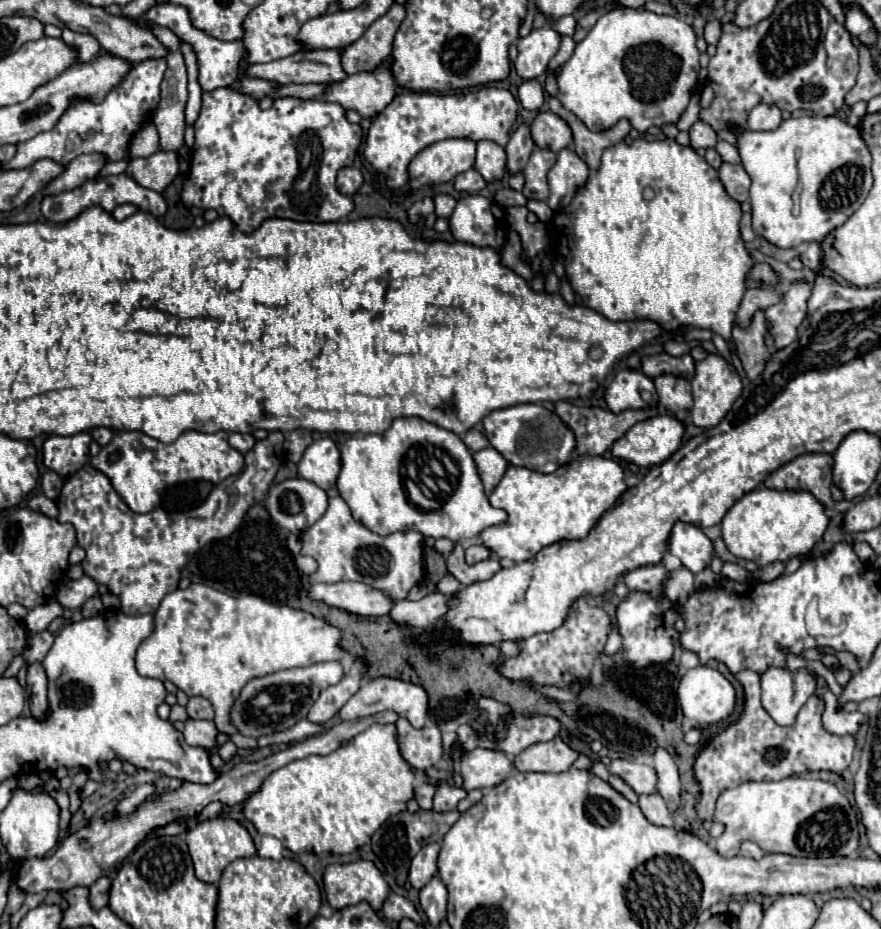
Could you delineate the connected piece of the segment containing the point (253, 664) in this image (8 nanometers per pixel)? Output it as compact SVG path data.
M206 584L168 594L154 614L154 632L140 644L136 668L142 676L170 680L188 696L204 696L214 706L218 732L234 734L228 712L244 684L254 676L266 676L294 666L344 660L342 632L326 620L304 610L278 606L258 596L232 598Z

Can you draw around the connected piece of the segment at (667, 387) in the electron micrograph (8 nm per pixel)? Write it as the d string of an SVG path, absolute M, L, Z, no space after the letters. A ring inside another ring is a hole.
M660 374L654 378L654 386L660 398L660 404L668 408L670 412L676 412L674 416L684 422L692 408L692 392L690 382L686 378L674 376L674 374Z

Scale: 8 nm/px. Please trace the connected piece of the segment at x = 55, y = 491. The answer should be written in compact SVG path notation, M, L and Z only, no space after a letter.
M46 472L44 476L42 476L42 492L48 496L48 498L52 498L52 500L56 500L56 496L60 494L60 490L62 490L62 484L64 484L64 480L62 480L62 476L58 476L56 472Z

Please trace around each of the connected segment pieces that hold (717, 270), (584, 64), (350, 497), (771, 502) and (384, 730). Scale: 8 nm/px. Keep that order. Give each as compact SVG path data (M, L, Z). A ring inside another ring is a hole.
M638 138L638 140L632 140L632 144L620 142L616 146L606 148L602 154L602 164L596 170L596 174L590 174L588 180L576 190L570 206L558 210L552 216L552 220L548 222L548 228L552 232L552 240L556 242L556 250L564 258L564 268L572 284L572 290L576 292L578 302L582 306L596 310L598 314L606 316L612 322L650 320L650 322L656 322L666 332L678 332L680 328L702 328L702 330L716 332L722 338L730 338L730 330L736 320L738 306L746 292L746 278L754 266L750 254L744 248L744 240L740 238L740 230L738 230L740 216L742 216L740 204L726 194L718 178L718 172L712 166L708 166L704 156L700 156L692 146L682 146L672 138L658 140L658 142L648 142L644 138Z
M612 10L596 22L596 26L582 42L576 44L574 54L562 66L562 72L558 76L558 100L562 102L562 106L574 112L590 130L608 130L620 118L630 120L630 124L638 132L644 132L650 126L662 126L670 122L674 124L686 110L696 86L700 70L698 58L700 52L696 48L696 34L692 26L684 20L668 14L660 16L650 10ZM652 102L656 102L662 110L658 118L648 118L644 114L646 106Z
M396 418L384 434L351 436L340 447L340 460L342 460L342 466L340 466L340 474L338 474L338 492L340 492L342 500L350 506L350 512L356 522L364 524L368 530L372 530L380 536L388 536L388 534L400 532L400 530L414 530L414 532L420 532L430 538L450 538L454 542L462 542L462 540L476 538L484 528L500 524L508 516L504 510L490 506L490 502L484 494L480 476L476 472L472 454L466 448L466 444L462 442L462 438L456 436L454 432L438 428L422 418ZM418 474L444 478L446 482L450 482L452 494L434 496L428 502L414 500L408 494L408 490L410 490L410 482L414 482L418 478Z
M760 488L744 494L722 518L722 538L728 546L728 550L736 558L744 558L750 562L756 562L758 566L766 566L772 562L788 562L790 558L804 556L808 554L824 536L828 528L830 518L826 516L826 508L806 490L770 490L770 488Z
M378 724L354 736L346 746L340 746L336 752L328 756L308 756L272 772L264 780L260 792L252 794L246 800L244 814L250 822L254 822L260 834L270 834L278 838L288 850L296 854L350 854L356 848L368 844L372 834L382 826L386 818L406 810L406 802L414 796L412 784L414 774L408 762L400 756L398 742L394 738L394 724Z

